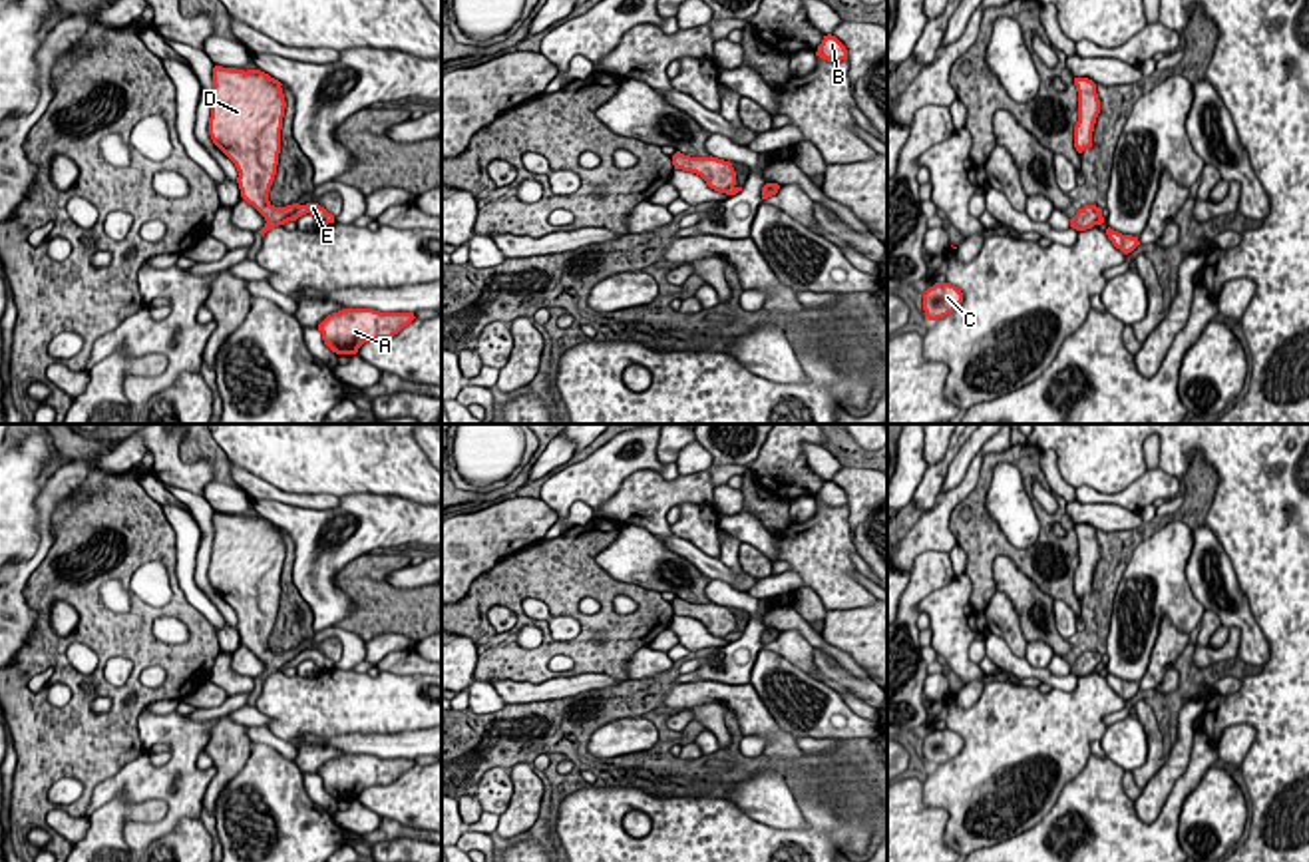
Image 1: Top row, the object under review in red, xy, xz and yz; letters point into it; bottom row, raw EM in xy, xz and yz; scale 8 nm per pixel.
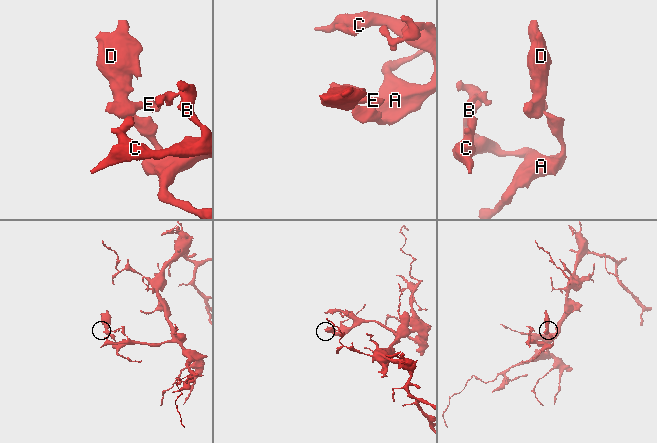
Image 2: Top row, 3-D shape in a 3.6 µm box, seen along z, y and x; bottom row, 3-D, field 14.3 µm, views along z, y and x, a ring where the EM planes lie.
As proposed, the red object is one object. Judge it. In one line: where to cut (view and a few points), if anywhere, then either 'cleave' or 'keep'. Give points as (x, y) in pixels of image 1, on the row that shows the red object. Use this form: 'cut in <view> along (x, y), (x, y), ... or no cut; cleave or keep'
cut in xy along (301, 206), (279, 223); cleave

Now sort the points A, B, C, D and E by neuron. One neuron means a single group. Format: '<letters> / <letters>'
A B C E / D

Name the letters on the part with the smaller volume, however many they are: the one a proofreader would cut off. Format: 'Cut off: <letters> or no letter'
Cut off: D

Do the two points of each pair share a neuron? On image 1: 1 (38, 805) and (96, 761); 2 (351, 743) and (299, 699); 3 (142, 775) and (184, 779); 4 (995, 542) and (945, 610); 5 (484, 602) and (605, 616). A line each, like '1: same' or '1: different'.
1: same
2: different
3: same
4: different
5: same

